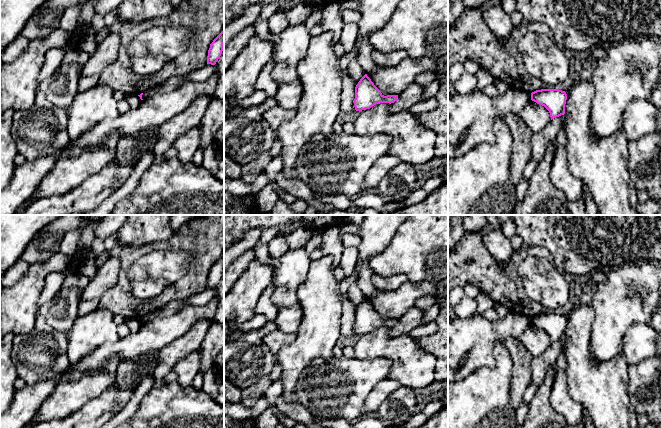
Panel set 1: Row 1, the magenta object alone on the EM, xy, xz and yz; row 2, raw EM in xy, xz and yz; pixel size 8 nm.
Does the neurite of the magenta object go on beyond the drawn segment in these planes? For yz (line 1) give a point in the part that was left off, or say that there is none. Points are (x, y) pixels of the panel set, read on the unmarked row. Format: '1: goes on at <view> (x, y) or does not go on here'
1: does not go on here

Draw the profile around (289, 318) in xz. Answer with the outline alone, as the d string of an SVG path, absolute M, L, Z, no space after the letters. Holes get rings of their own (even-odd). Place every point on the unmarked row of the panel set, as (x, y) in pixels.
M299 303L279 309L275 319L277 330L296 333L302 320L302 306Z

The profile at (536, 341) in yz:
M532 324L527 326L520 339L533 358L538 357L551 345L549 335Z

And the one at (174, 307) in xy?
M186 299L174 300L158 310L145 314L143 316L142 323L148 322L155 318L167 318L173 316L188 305L189 302Z

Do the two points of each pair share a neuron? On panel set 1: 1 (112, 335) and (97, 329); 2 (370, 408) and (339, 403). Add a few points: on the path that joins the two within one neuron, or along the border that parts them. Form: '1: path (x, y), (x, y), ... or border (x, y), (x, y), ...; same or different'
1: path (108, 333), (101, 329); same
2: border (374, 386), (364, 404), (364, 411), (369, 416); different

